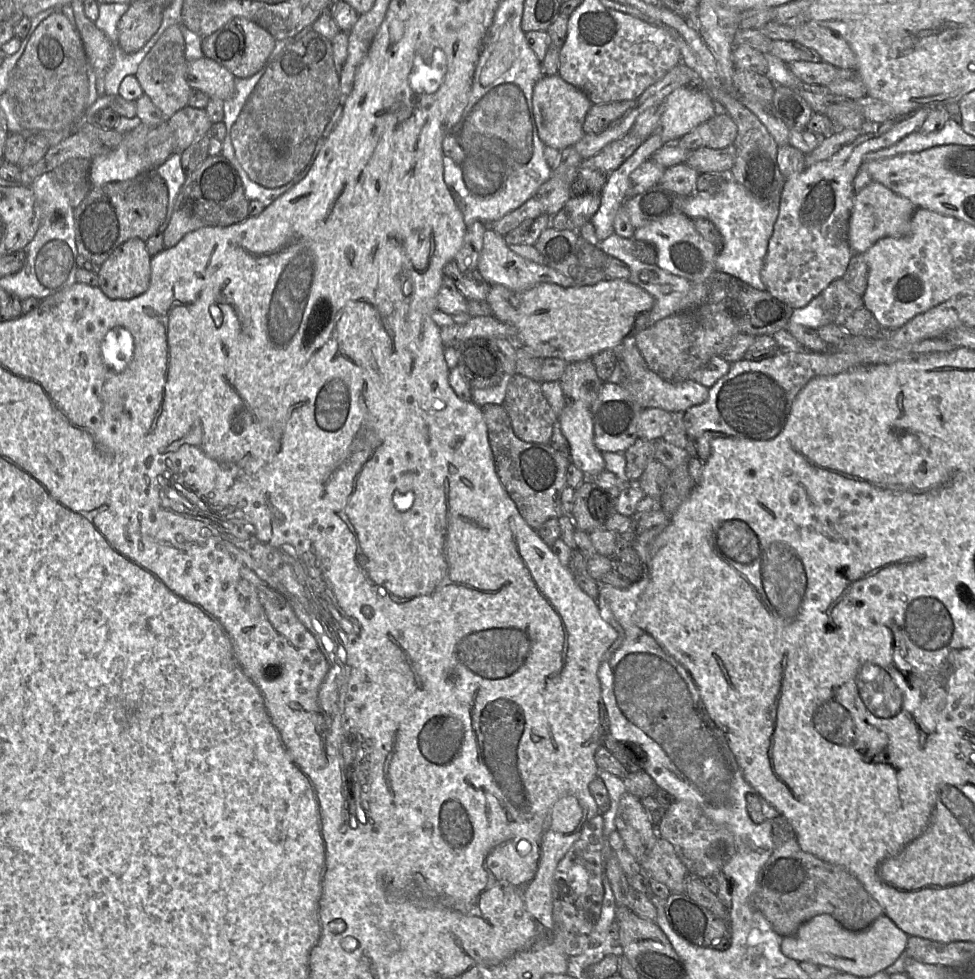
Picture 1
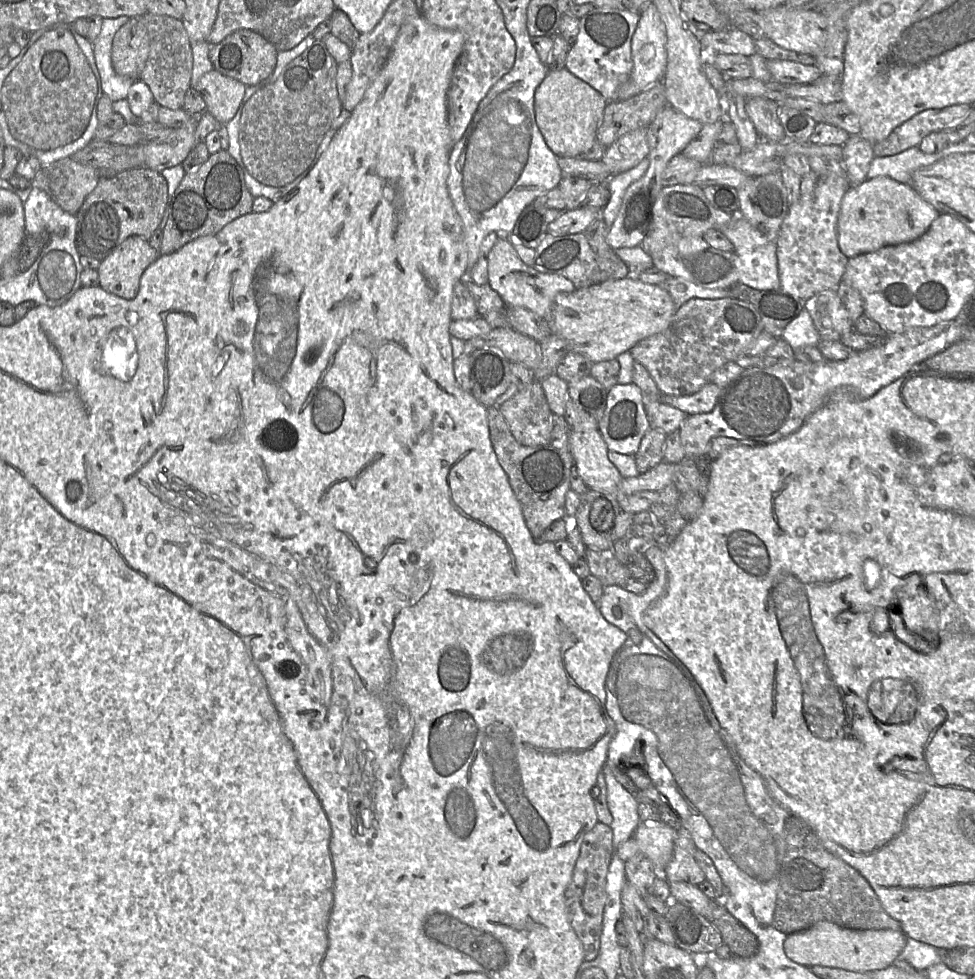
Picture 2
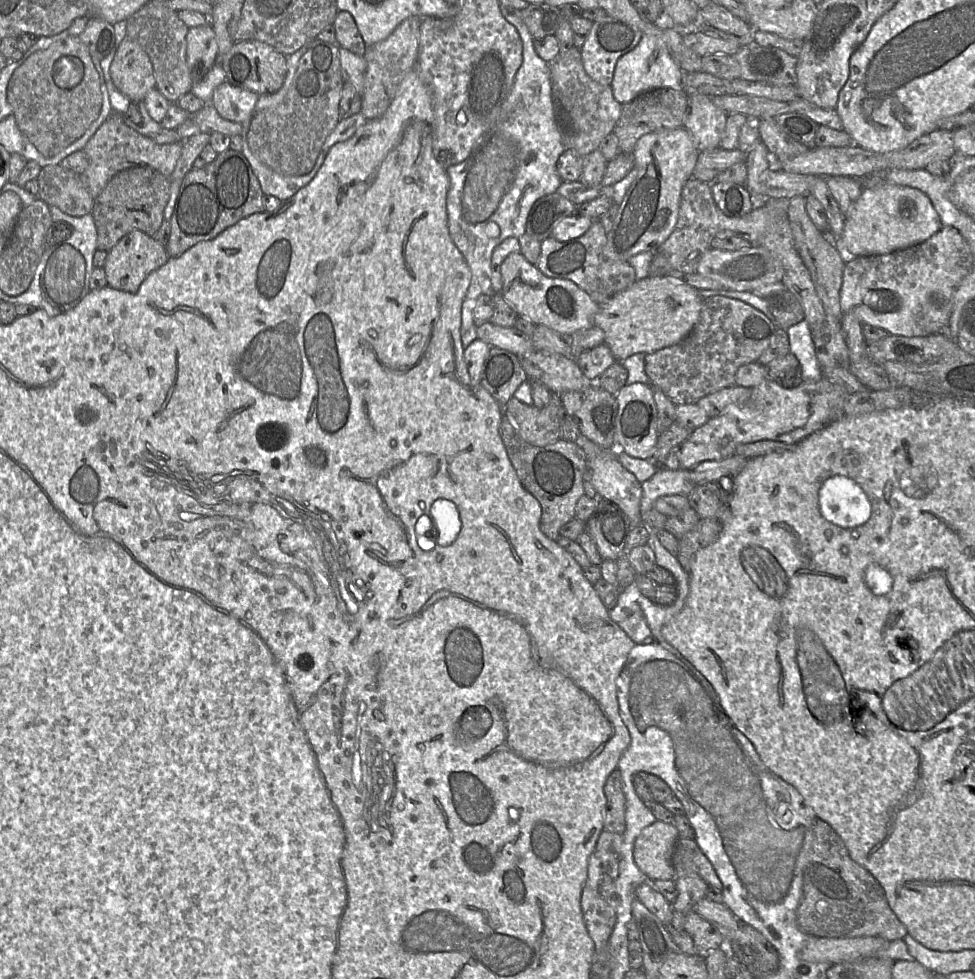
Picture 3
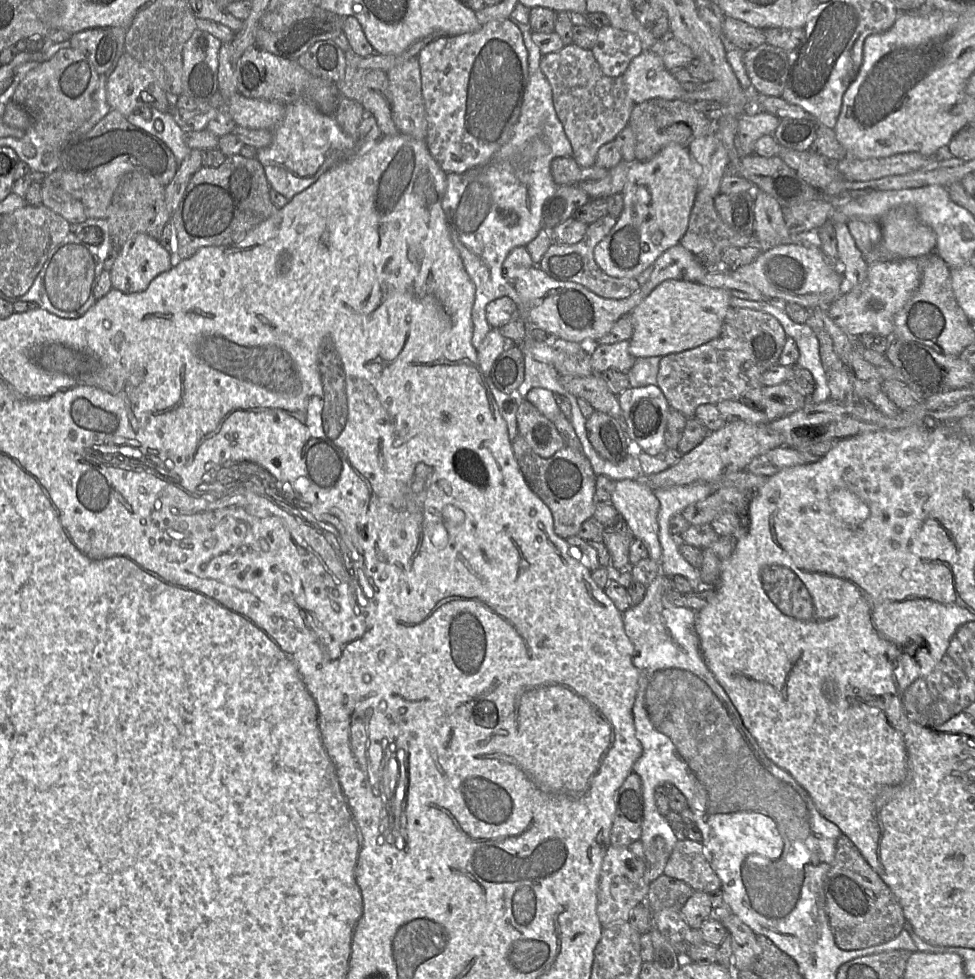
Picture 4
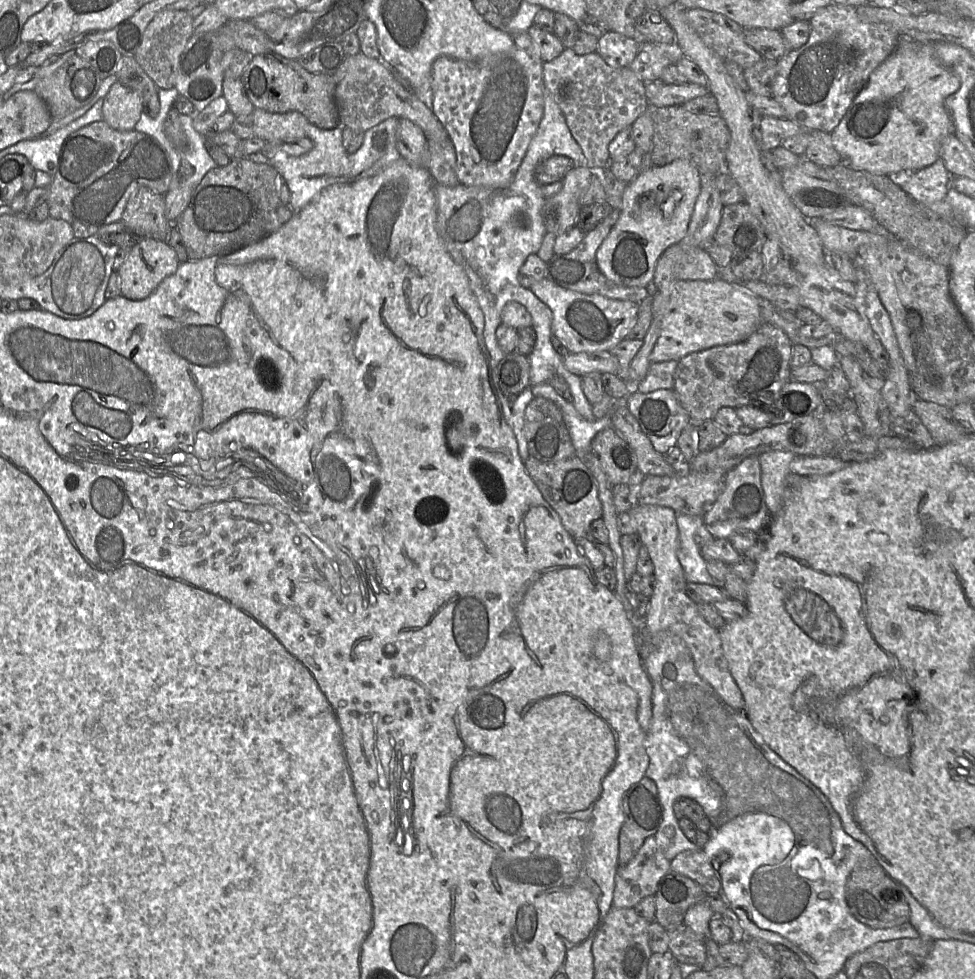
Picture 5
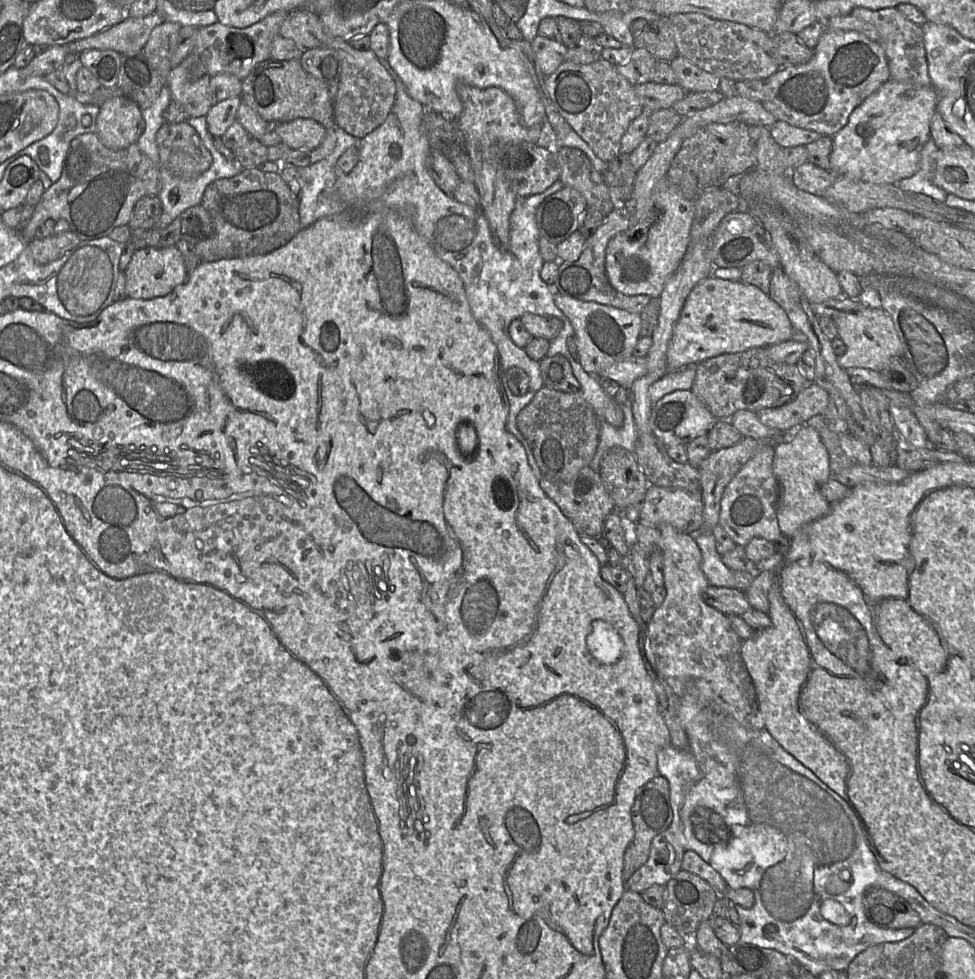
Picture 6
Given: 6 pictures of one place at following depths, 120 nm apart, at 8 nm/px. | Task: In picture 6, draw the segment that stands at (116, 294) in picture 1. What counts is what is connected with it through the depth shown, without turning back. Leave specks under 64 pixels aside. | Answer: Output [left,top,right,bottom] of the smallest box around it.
[124,246,188,299]

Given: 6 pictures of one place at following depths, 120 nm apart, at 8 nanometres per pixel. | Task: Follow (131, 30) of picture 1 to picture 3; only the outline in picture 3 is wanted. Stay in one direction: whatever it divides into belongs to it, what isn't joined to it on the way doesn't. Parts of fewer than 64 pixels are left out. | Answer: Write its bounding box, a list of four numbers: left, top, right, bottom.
[110,36,156,102]

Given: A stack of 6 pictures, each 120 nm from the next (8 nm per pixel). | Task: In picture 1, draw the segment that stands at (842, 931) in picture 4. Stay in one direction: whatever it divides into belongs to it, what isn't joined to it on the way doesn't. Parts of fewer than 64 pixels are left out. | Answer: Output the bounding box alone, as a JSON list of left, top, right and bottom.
[751,815,884,936]

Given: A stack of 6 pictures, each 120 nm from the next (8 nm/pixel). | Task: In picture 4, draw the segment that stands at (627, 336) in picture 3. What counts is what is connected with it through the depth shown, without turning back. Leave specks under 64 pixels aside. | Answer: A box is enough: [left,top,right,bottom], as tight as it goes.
[629,279,731,358]

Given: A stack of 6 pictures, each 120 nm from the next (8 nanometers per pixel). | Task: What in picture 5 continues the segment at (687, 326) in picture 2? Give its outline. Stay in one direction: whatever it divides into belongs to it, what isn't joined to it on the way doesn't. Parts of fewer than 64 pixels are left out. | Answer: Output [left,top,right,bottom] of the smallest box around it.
[672,322,792,426]

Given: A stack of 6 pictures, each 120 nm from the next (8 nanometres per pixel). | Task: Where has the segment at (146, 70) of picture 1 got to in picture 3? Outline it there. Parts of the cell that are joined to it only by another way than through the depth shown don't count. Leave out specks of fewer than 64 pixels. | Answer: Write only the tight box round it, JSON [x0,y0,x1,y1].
[127,3,192,103]

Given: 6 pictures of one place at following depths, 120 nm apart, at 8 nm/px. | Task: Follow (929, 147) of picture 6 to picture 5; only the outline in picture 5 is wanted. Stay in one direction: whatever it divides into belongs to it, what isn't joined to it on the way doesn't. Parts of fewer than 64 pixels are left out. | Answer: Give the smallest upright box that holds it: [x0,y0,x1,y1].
[895,157,950,205]

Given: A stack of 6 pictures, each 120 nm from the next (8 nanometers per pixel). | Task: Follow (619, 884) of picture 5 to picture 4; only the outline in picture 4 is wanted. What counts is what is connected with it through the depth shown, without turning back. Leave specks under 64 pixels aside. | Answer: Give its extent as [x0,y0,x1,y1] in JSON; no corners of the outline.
[597,839,651,927]

